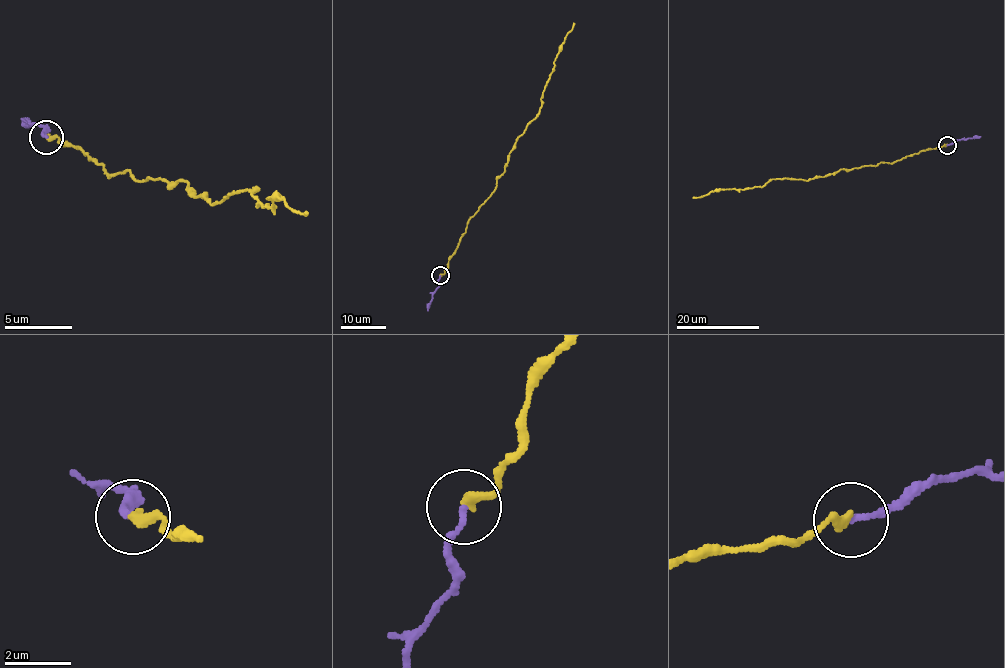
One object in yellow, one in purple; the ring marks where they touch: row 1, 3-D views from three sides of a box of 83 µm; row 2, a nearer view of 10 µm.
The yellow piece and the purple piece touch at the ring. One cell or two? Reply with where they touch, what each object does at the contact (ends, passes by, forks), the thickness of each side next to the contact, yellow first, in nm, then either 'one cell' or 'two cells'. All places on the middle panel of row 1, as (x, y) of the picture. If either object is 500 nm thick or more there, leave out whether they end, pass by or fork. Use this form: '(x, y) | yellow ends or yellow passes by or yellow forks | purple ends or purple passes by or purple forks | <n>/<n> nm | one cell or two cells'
(440, 275) | yellow ends | purple ends | 320/180 nm | one cell

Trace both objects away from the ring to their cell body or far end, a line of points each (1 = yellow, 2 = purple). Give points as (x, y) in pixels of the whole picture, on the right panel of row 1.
1: (947, 145), (926, 148), (894, 162), (842, 168), (808, 180), (771, 179), (762, 186), (717, 189), (692, 198)
2: (947, 145), (980, 136)

